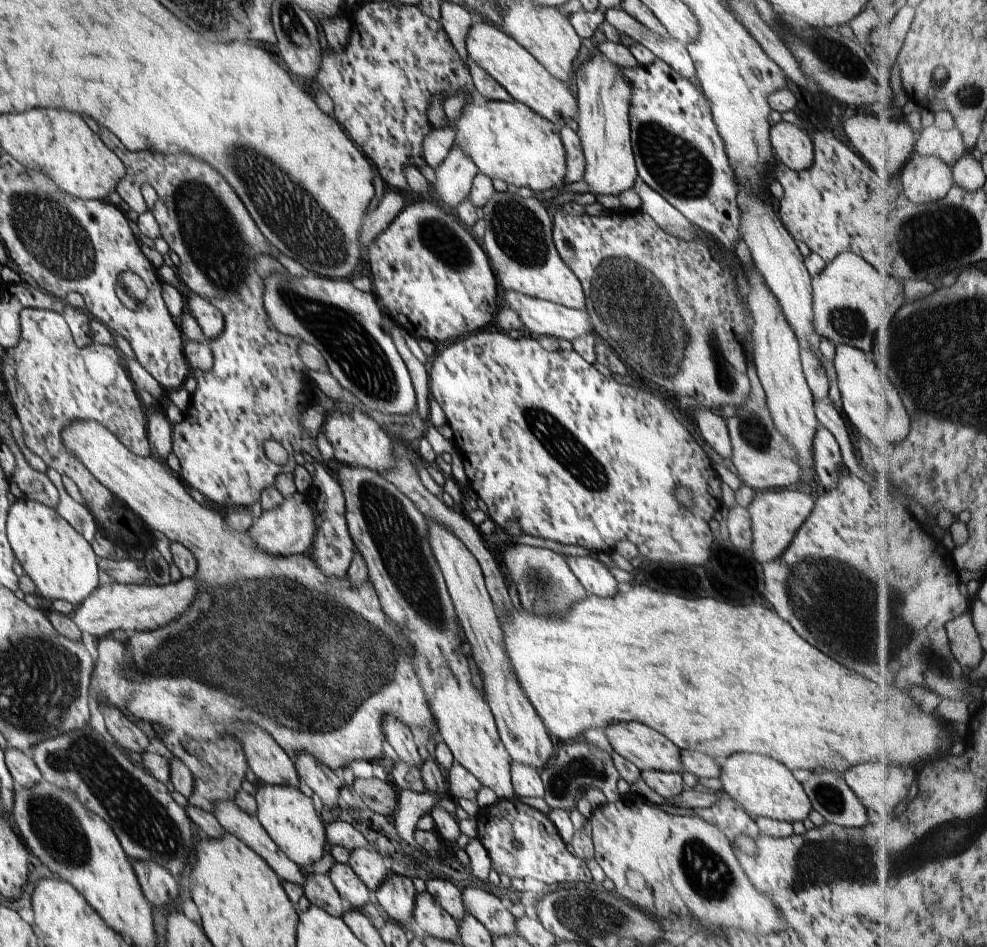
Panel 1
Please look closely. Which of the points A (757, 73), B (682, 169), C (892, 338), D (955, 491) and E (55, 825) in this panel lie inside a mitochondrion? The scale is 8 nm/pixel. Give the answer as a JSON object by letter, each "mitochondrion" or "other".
{"A":"other","B":"mitochondrion","C":"mitochondrion","D":"other","E":"mitochondrion"}

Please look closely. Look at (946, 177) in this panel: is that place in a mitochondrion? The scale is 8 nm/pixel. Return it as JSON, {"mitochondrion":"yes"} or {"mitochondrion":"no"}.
{"mitochondrion":"no"}

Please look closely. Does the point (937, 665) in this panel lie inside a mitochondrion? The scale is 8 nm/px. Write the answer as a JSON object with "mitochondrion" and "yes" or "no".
{"mitochondrion":"yes"}

